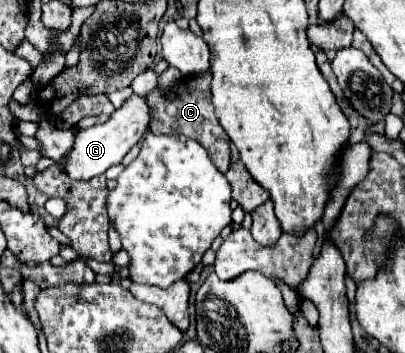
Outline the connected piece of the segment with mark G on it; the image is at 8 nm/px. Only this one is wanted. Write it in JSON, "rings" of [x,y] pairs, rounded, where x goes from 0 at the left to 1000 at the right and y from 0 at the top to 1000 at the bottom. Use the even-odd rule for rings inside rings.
{"rings":[[[326,272],[301,306],[281,312],[267,346],[237,351],[212,368],[193,368],[173,436],[158,453],[148,453],[148,476],[168,487],[178,510],[222,510],[232,499],[257,493],[272,470],[296,465],[311,431],[351,397],[351,385],[365,374],[365,351],[370,351],[370,306],[360,283],[346,272]]]}

